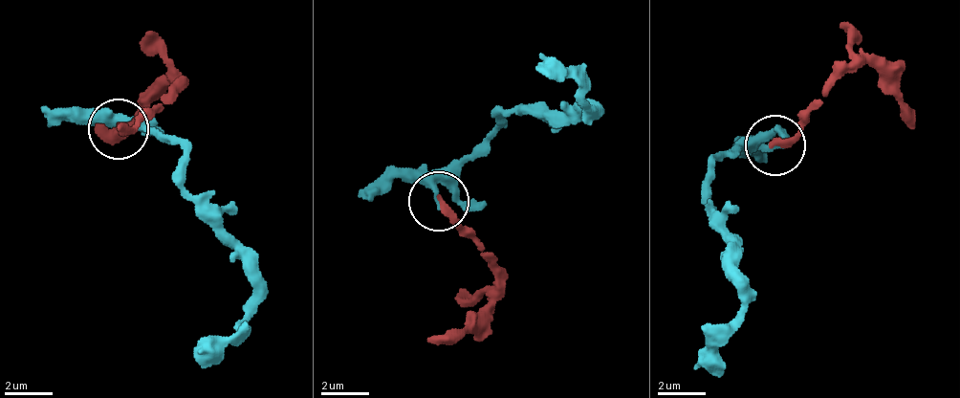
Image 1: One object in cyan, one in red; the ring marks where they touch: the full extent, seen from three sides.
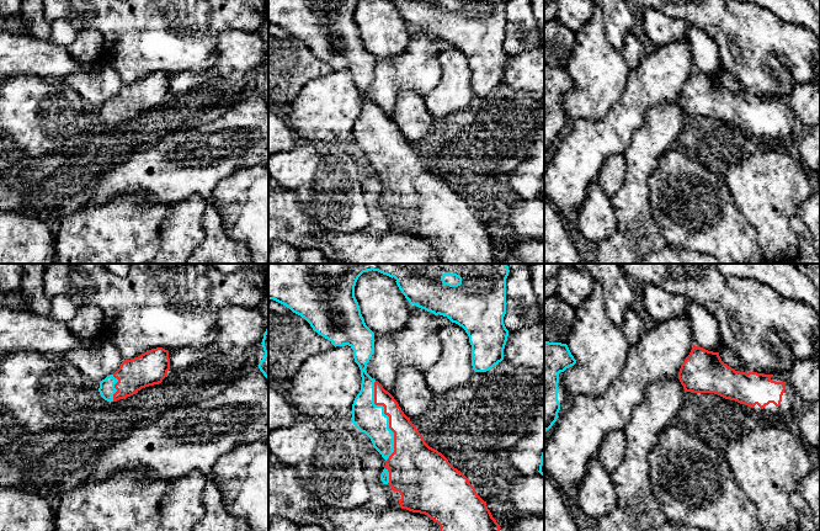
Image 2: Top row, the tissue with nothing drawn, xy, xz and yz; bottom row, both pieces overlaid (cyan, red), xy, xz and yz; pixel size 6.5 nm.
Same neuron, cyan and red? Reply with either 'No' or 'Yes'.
Yes

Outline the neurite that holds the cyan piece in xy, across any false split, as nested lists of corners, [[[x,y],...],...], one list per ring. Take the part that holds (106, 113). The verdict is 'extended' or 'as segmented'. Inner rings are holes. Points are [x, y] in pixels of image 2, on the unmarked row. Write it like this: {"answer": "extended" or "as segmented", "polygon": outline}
{"answer": "extended", "polygon": [[[163,71],[151,73],[123,85],[113,99],[100,106],[98,116],[105,124],[117,126],[142,112],[161,107],[169,94],[169,75]]]}

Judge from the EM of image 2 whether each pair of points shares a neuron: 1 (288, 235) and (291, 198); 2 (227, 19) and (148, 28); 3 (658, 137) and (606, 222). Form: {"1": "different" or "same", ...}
{"1": "same", "2": "same", "3": "different"}

